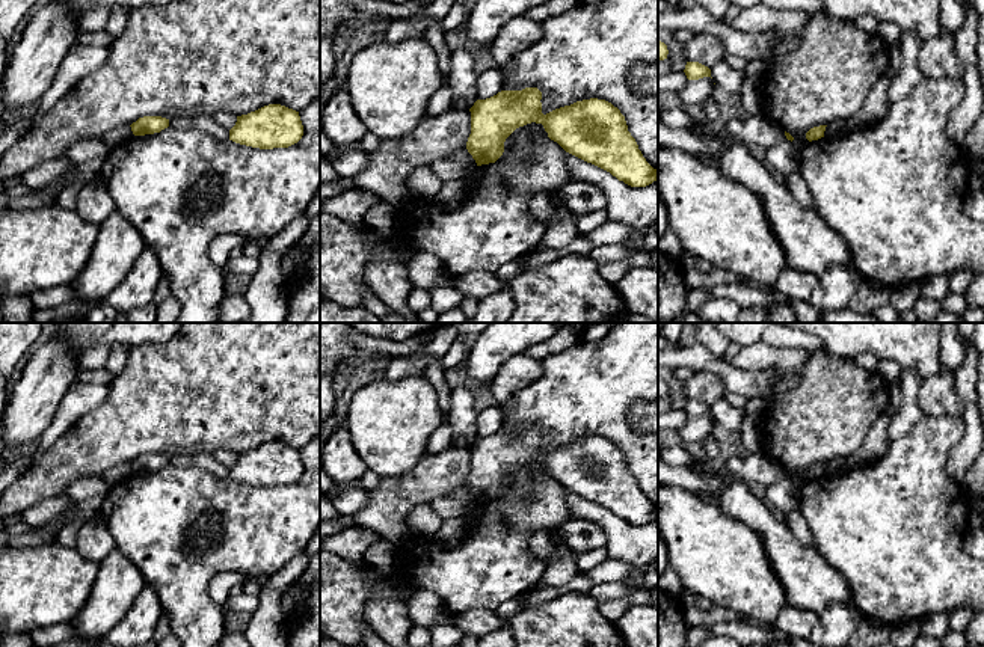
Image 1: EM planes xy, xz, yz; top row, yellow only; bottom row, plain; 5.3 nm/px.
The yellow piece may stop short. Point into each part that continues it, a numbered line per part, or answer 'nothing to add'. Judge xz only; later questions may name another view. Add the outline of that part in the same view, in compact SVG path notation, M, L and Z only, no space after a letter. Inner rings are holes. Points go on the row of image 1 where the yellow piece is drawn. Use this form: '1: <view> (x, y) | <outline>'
nothing to add

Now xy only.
nothing to add

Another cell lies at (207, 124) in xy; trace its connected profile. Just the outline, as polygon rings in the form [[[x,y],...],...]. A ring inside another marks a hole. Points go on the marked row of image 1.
[[[213,116],[174,118],[169,119],[169,127],[175,130],[201,130],[220,142],[229,140],[229,130],[217,124]]]

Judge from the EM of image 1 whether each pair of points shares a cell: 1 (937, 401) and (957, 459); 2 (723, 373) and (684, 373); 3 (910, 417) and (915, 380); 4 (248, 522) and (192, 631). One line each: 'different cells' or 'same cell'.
1: different cells
2: different cells
3: same cell
4: same cell

